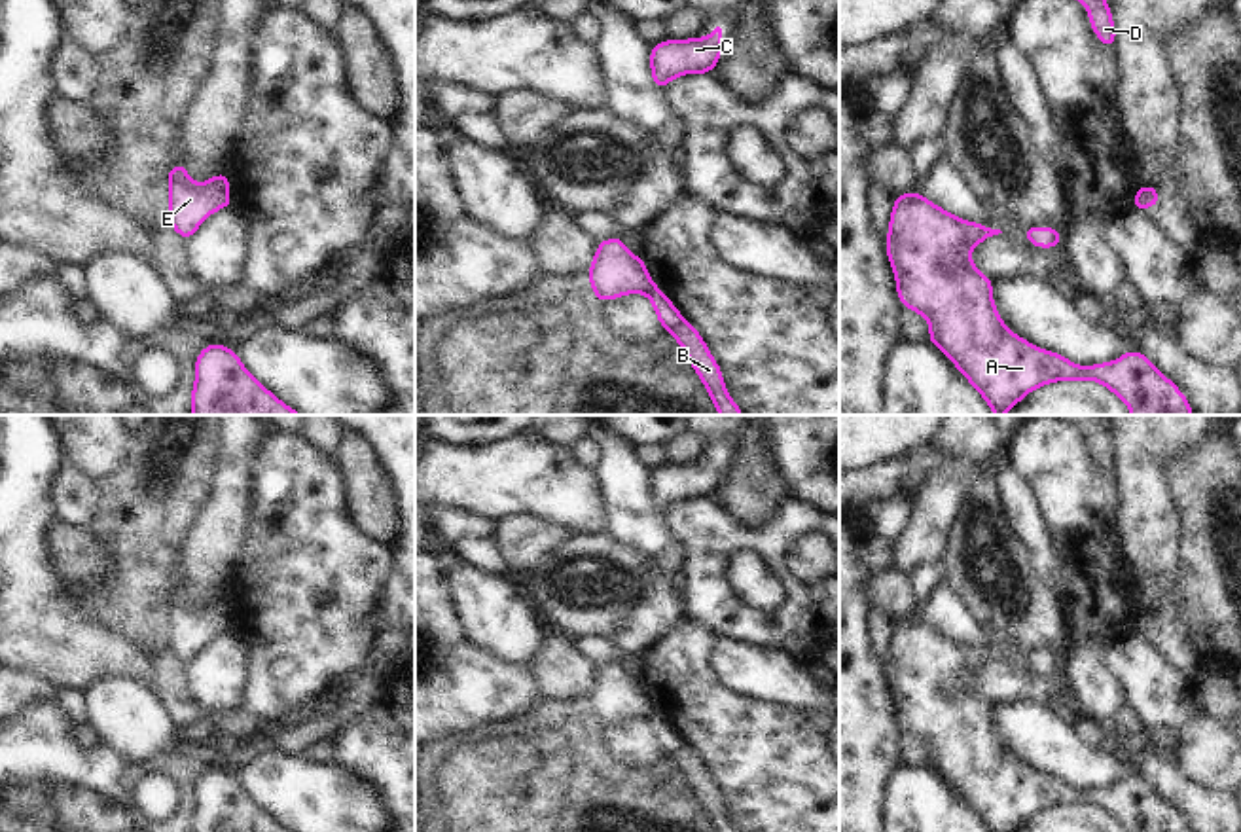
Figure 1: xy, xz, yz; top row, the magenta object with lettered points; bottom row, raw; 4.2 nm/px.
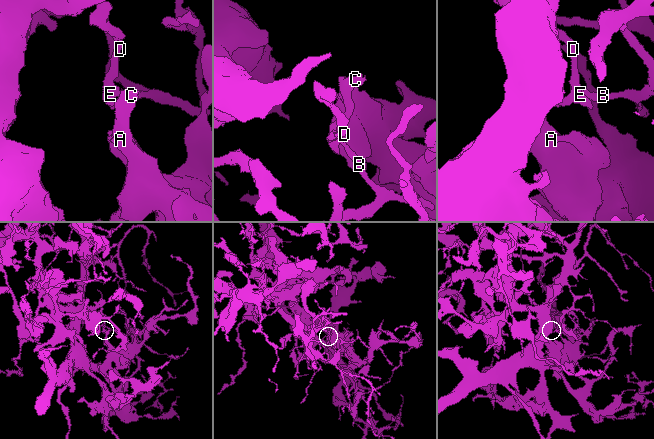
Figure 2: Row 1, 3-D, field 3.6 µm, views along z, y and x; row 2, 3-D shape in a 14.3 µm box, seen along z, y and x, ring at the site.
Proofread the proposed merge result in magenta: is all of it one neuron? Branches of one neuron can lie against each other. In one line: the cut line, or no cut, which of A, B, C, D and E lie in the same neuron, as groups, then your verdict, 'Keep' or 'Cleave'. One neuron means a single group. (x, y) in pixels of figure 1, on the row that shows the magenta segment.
Split along xz (652, 283), (645, 292). Groups: A C D E / B. Cleave

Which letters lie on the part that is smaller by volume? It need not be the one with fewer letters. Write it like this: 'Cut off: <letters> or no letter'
Cut off: B

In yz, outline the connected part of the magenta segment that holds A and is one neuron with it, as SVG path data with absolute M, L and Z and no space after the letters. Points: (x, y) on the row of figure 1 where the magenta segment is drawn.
M911 190L894 195L885 241L898 301L926 318L930 326L926 341L953 362L995 415L1004 415L1034 389L1055 381L1099 381L1129 407L1131 415L1194 415L1180 389L1141 351L1129 349L1112 362L1078 366L1014 334L998 317L993 279L970 258L974 246L998 233L1002 231L962 220Z

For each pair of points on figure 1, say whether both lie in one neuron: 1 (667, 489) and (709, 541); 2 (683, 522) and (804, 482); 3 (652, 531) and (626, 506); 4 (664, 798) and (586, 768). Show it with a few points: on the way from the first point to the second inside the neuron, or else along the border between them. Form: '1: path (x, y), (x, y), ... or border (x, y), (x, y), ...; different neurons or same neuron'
1: border (711, 497), (684, 497), (675, 501), (664, 514); different neurons
2: border (787, 495), (806, 501), (819, 510); different neurons
3: path (647, 527), (631, 512); same neuron
4: path (643, 798), (609, 798), (599, 789); same neuron

